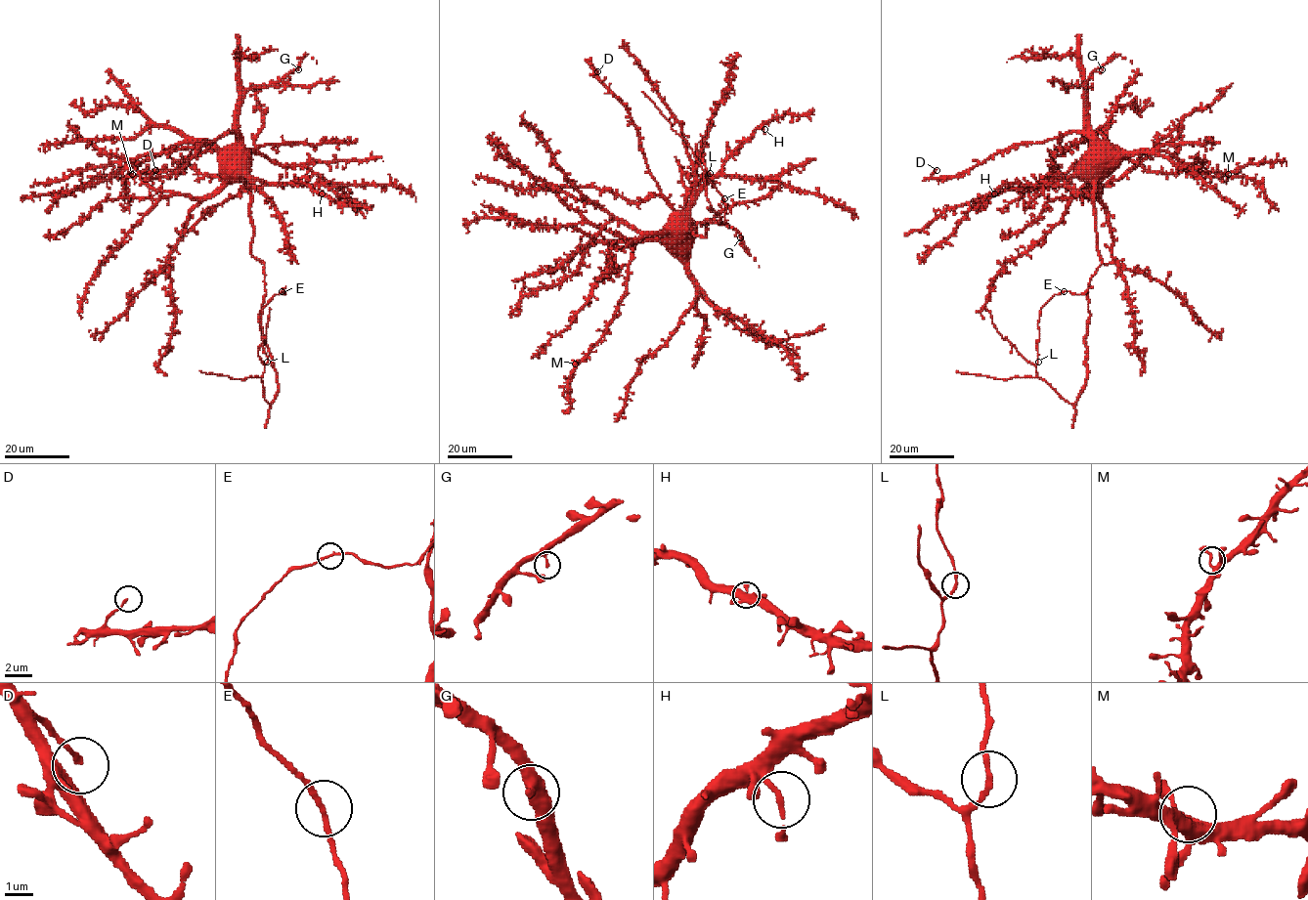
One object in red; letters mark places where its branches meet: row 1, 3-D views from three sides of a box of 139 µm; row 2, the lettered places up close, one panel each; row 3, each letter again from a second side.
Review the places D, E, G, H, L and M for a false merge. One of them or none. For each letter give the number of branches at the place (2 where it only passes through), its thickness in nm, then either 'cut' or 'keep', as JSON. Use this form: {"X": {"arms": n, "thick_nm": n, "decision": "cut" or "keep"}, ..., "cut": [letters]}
{"D": {"arms": 1, "thick_nm": 180, "decision": "keep"}, "E": {"arms": 2, "thick_nm": 180, "decision": "keep"}, "G": {"arms": 2, "thick_nm": 190, "decision": "keep"}, "H": {"arms": 2, "thick_nm": 160, "decision": "keep"}, "L": {"arms": 2, "thick_nm": 180, "decision": "keep"}, "M": {"arms": 2, "thick_nm": 190, "decision": "keep"}, "cut": []}

